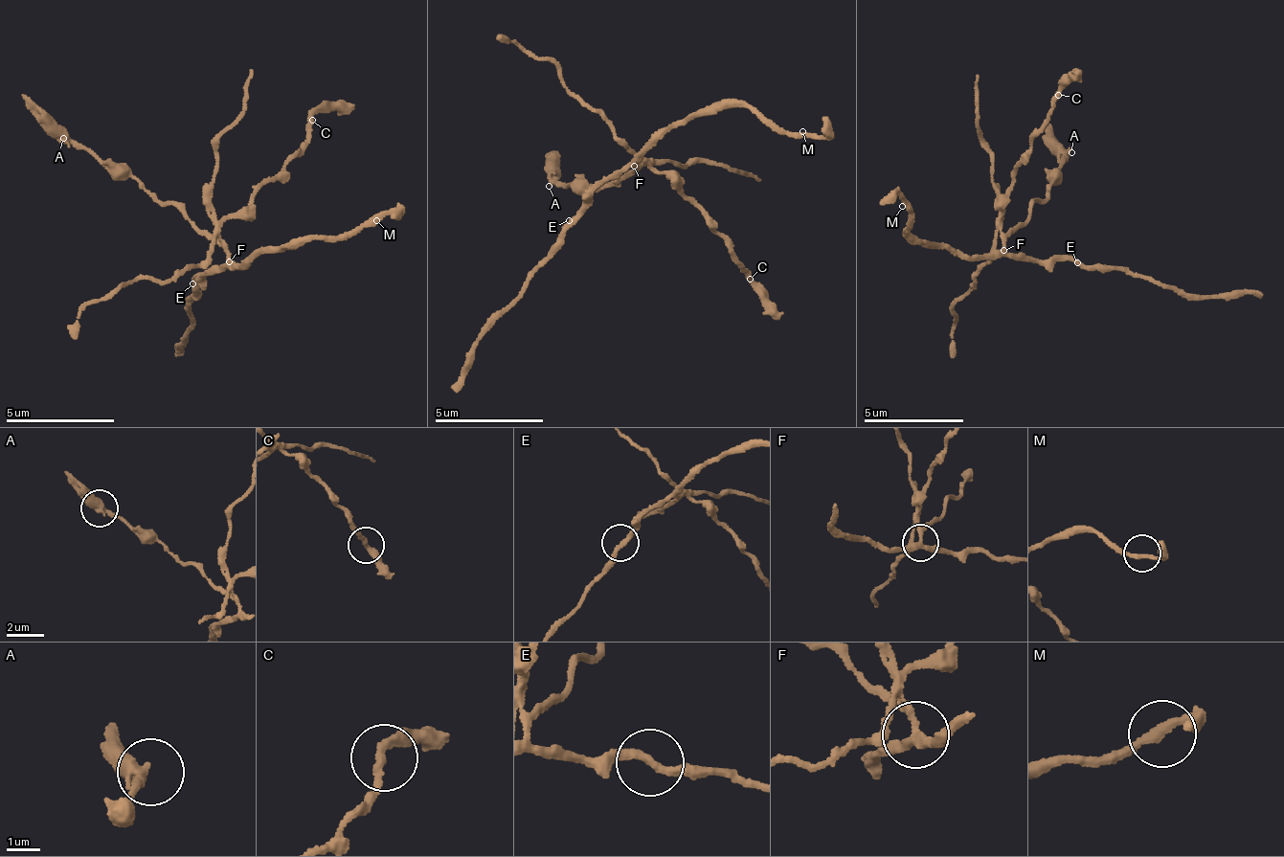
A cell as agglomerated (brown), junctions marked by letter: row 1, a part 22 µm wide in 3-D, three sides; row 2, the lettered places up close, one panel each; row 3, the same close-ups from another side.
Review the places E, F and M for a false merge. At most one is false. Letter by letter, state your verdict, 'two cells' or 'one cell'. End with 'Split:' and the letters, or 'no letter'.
E: one cell
F: two cells
M: one cell
Split: F

